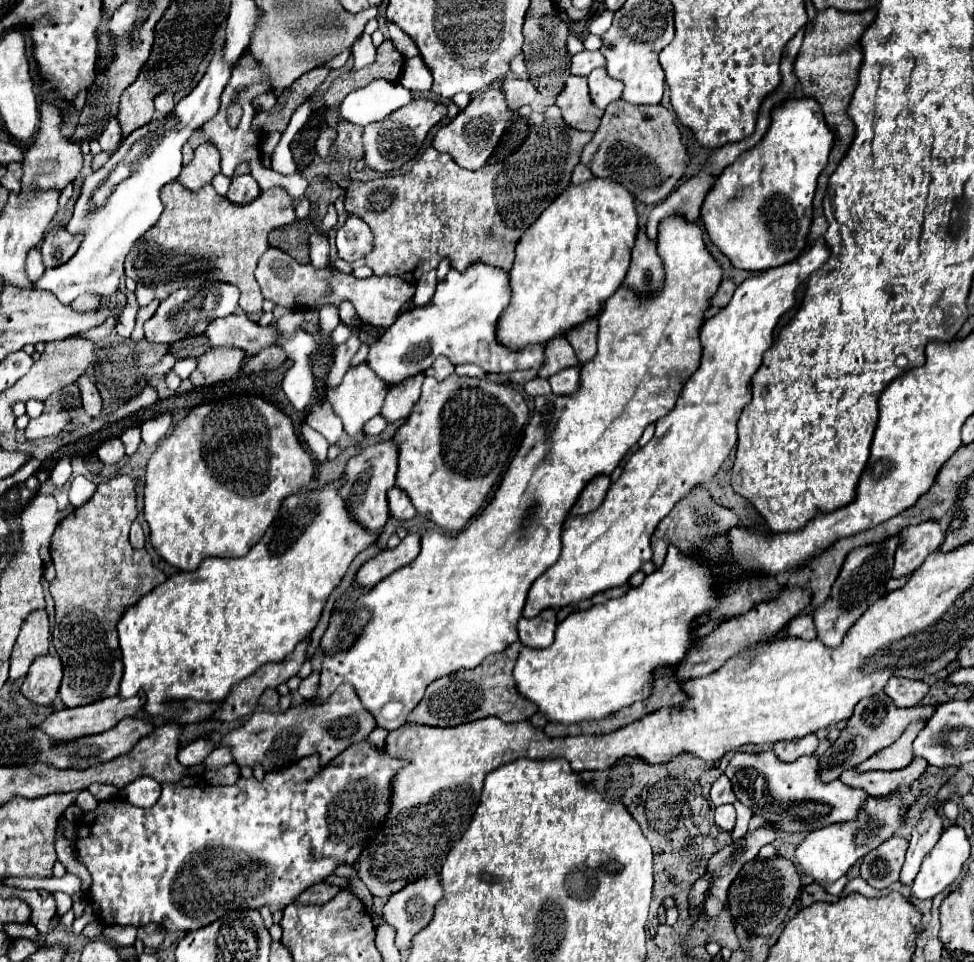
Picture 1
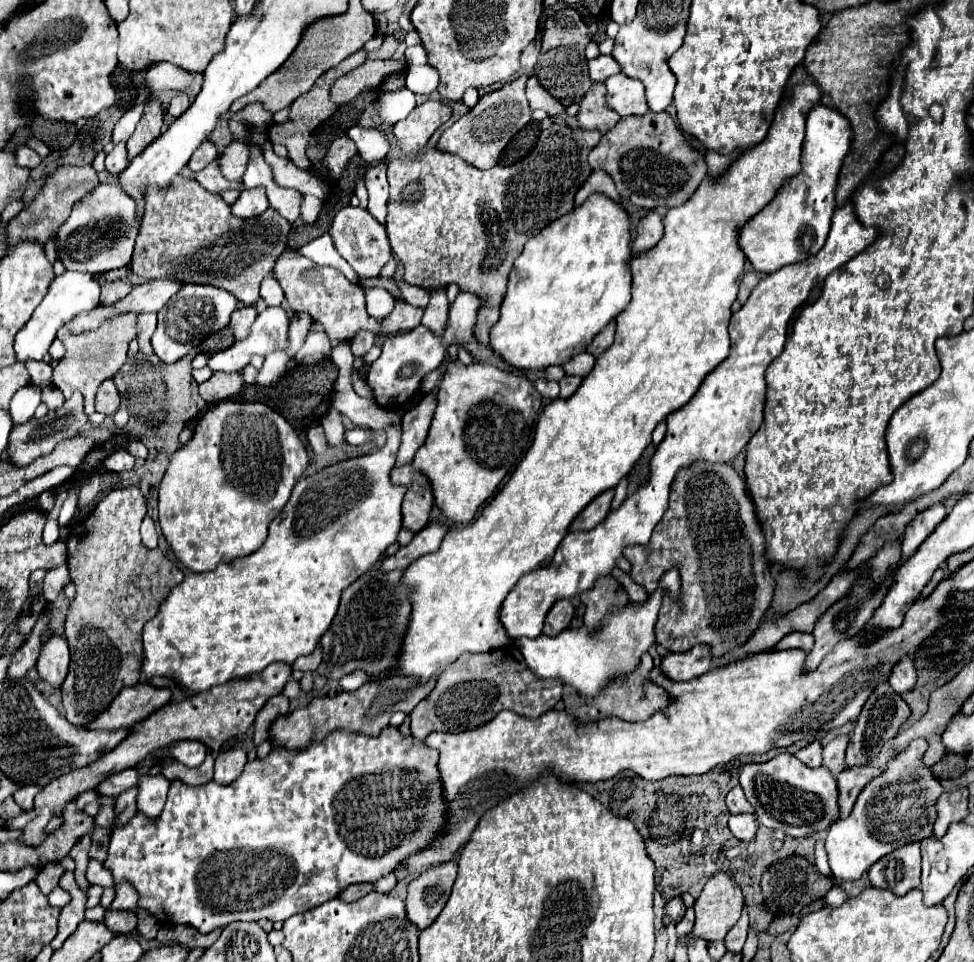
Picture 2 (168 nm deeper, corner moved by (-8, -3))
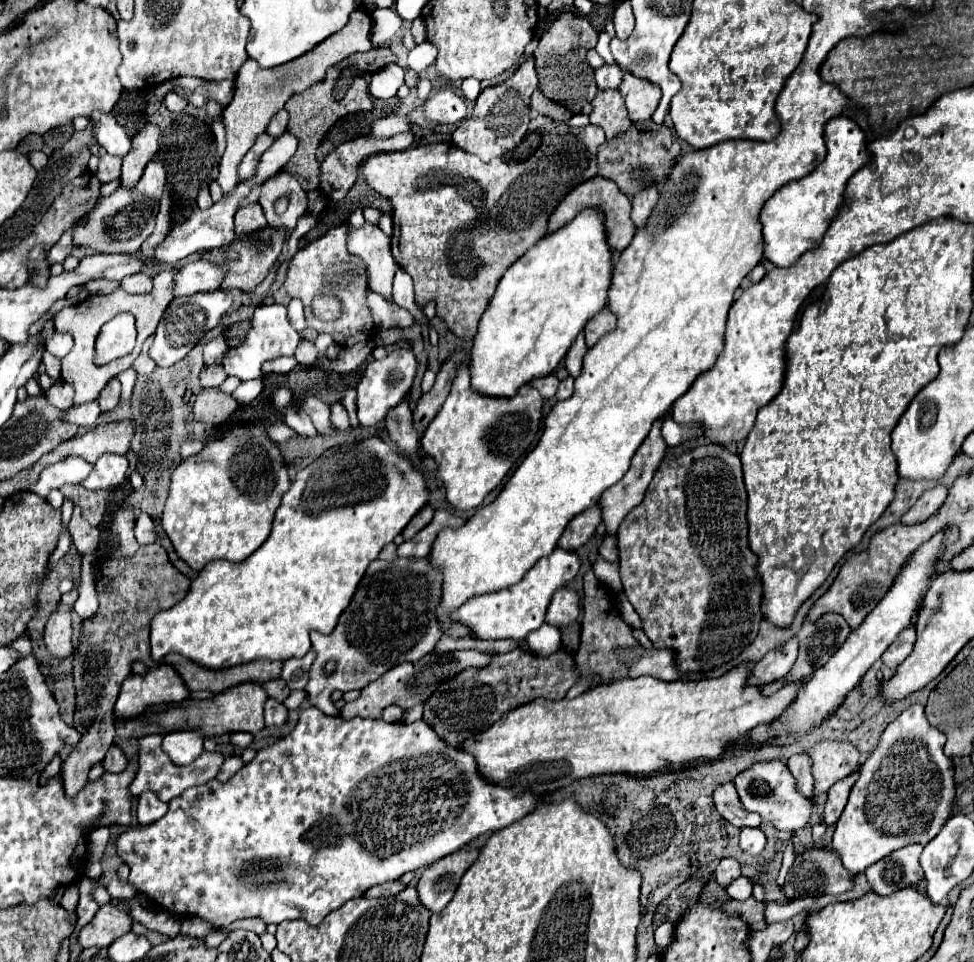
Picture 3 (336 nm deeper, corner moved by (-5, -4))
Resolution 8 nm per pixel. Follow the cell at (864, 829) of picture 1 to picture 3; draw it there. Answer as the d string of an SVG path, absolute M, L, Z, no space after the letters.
M923 705L907 707L887 725L879 747L861 765L859 779L833 833L833 851L851 875L905 845L927 845L941 831L955 799L953 763L943 755L943 745L945 735L929 725Z

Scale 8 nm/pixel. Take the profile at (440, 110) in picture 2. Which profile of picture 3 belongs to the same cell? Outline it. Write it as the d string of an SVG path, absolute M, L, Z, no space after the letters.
M453 89L437 91L423 103L423 113L427 121L433 121L437 125L459 123L465 117L465 109L465 101Z

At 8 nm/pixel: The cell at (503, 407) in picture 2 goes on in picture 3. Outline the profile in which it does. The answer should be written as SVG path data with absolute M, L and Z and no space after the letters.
M457 363L457 375L451 383L451 391L447 395L447 401L443 409L435 415L435 419L429 423L421 447L423 451L433 457L437 463L437 475L443 481L447 501L453 509L457 511L471 511L483 503L487 493L491 493L503 477L509 473L513 467L515 459L523 459L527 451L533 449L539 427L541 427L541 407L543 407L543 397L539 395L537 389L531 385L523 385L515 397L489 397L481 395L471 387L471 373L469 373L469 363Z

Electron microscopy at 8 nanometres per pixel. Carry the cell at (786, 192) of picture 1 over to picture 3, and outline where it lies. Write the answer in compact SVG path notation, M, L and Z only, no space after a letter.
M839 115L825 123L825 159L803 179L791 181L781 187L771 199L765 201L759 223L763 227L765 249L763 255L775 267L791 267L799 257L811 249L817 249L835 217L839 205L843 203L843 193L849 177L867 163L867 143L863 131L847 117Z

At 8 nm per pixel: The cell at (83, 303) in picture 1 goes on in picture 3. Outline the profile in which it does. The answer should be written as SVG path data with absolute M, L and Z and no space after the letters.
M135 273L121 281L121 289L127 293L145 293L151 291L151 277L147 273Z

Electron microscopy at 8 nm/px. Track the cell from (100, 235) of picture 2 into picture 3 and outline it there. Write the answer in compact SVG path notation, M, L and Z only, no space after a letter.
M151 161L143 171L143 177L135 187L119 187L107 197L99 197L95 205L81 215L75 223L73 245L81 251L95 253L113 253L113 255L135 255L141 249L141 243L153 233L155 217L159 211L159 197L165 185L165 169L159 161Z

